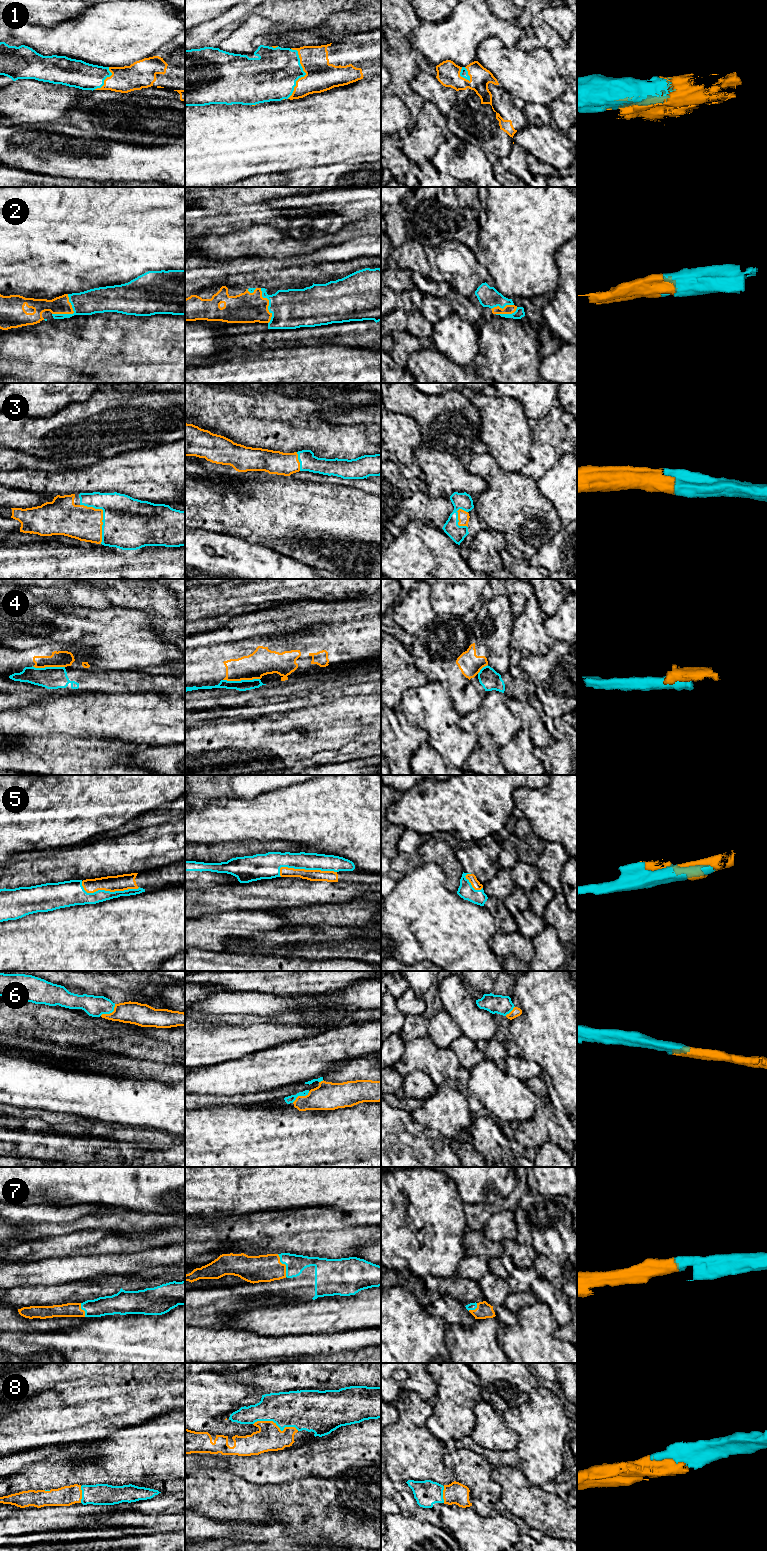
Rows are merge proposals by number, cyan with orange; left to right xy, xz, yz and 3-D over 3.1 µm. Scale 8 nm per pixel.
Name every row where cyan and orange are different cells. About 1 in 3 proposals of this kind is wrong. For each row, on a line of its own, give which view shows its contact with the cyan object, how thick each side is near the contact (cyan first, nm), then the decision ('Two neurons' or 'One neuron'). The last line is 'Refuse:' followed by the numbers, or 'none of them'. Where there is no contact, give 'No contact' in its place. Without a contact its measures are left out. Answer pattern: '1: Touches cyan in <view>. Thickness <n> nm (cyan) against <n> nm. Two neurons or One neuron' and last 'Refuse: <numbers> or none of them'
1: Touches cyan in xz. Thickness 360 nm (cyan) against 240 nm. One neuron
2: Touches cyan in xy. Thickness 200 nm (cyan) against 140 nm. One neuron
3: Touches cyan in xy. Thickness 420 nm (cyan) against 280 nm. One neuron
4: Touches cyan in xz. Thickness 90 nm (cyan) against 220 nm. Two neurons
5: Touches cyan in xz. Thickness 140 nm (cyan) against 100 nm. One neuron
6: Touches cyan in xy. Thickness 170 nm (cyan) against 180 nm. One neuron
7: Touches cyan in xz. Thickness 160 nm (cyan) against 220 nm. One neuron
8: Touches cyan in xz. Thickness 320 nm (cyan) against 200 nm. One neuron
Refuse: 4

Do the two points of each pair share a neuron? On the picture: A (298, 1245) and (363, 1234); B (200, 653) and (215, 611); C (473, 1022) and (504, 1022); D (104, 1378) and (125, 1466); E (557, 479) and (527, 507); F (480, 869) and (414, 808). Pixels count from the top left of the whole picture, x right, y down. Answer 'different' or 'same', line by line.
A: same
B: different
C: different
D: different
E: different
F: different

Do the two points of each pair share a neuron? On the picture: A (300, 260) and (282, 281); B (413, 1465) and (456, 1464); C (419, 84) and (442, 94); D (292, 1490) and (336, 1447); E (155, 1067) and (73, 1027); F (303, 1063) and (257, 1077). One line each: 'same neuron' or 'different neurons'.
A: different neurons
B: different neurons
C: same neuron
D: different neurons
E: different neurons
F: same neuron

